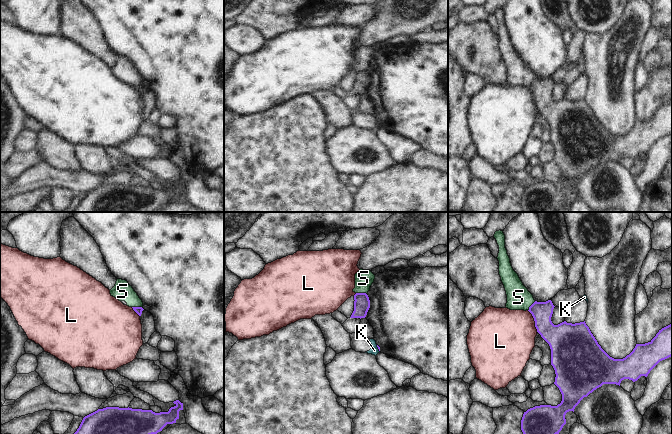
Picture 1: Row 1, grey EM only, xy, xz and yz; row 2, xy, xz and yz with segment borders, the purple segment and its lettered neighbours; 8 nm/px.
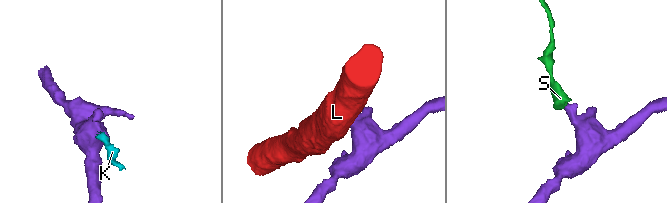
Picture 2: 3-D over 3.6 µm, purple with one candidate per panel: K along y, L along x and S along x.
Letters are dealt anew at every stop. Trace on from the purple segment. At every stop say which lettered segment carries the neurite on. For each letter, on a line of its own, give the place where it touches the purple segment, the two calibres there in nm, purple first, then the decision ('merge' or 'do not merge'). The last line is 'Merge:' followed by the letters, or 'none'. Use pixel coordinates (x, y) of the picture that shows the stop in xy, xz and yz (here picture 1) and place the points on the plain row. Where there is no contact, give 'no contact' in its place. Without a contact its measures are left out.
K: contact xz (378, 124); calibres 20 and 70 nm; do not merge
L: contact yz (534, 96); calibres 220 and 440 nm; do not merge
S: contact xy (137, 83); calibres 60 and 150 nm; do not merge
Merge: none

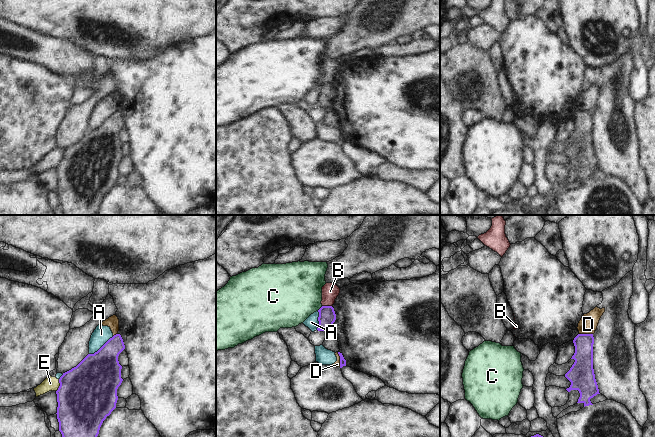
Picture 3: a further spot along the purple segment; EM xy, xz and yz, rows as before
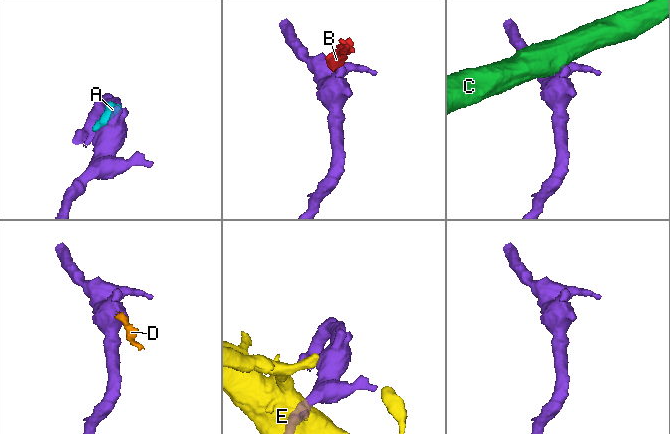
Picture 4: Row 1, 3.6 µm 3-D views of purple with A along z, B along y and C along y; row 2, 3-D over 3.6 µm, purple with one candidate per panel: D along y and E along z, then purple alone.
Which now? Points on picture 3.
A: contact xy (102, 122); calibres 360 and 140 nm; do not merge
B: contact xz (327, 82); calibres 140 and 140 nm; do not merge
C: contact xz (320, 84); calibres 140 and 440 nm; do not merge
D: contact xz (340, 135); calibres 50 and 50 nm; do not merge
E: contact xy (60, 161); calibres 480 and 110 nm; do not merge
Merge: none

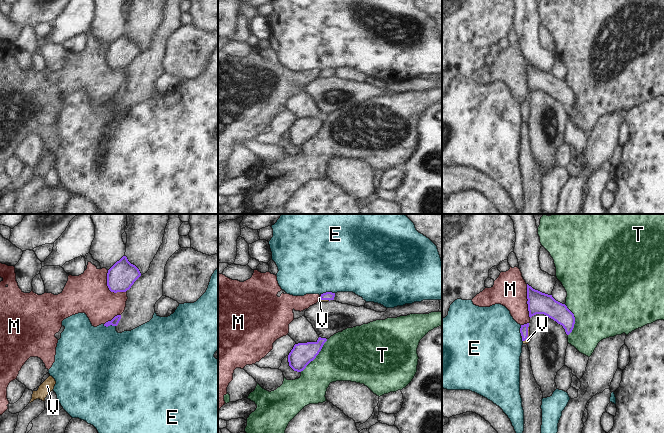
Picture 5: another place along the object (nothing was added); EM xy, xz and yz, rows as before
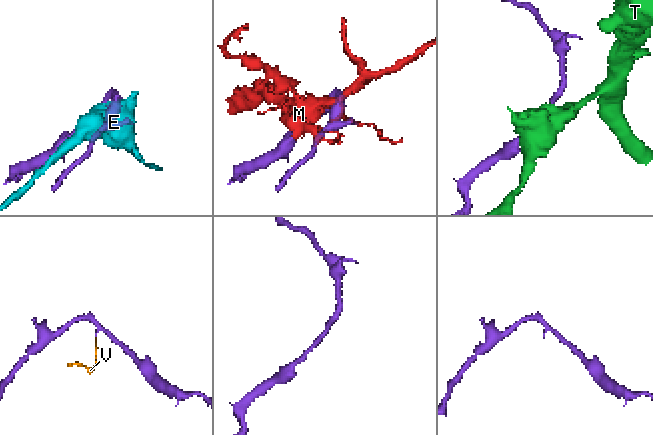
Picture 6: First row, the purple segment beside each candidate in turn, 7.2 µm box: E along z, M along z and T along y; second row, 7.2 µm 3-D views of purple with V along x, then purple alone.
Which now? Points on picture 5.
E: contact xz (327, 68); calibres 70 and 500 nm; do not merge
M: contact xy (108, 63); calibres 220 and 320 nm; do not merge
T: contact xz (316, 131); calibres 180 and 400 nm; do not merge
V: contact yz (527, 110); calibres 60 and 40 nm; merge
Merge: V

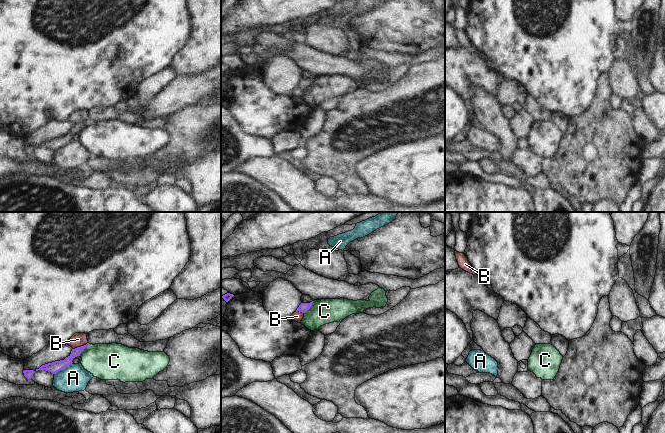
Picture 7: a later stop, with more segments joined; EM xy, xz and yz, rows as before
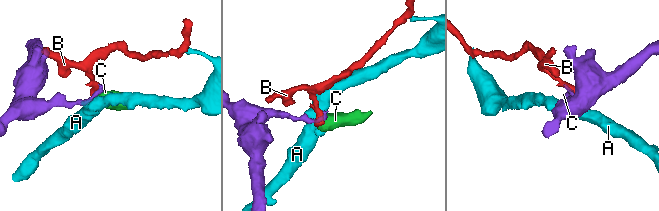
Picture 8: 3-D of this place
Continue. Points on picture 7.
A: contact xy (63, 143); calibres 90 and 220 nm; do not merge
B: contact xy (81, 122); calibres 80 and 110 nm; do not merge
C: contact xz (310, 82); calibres 80 and 200 nm; do not merge
Merge: none

